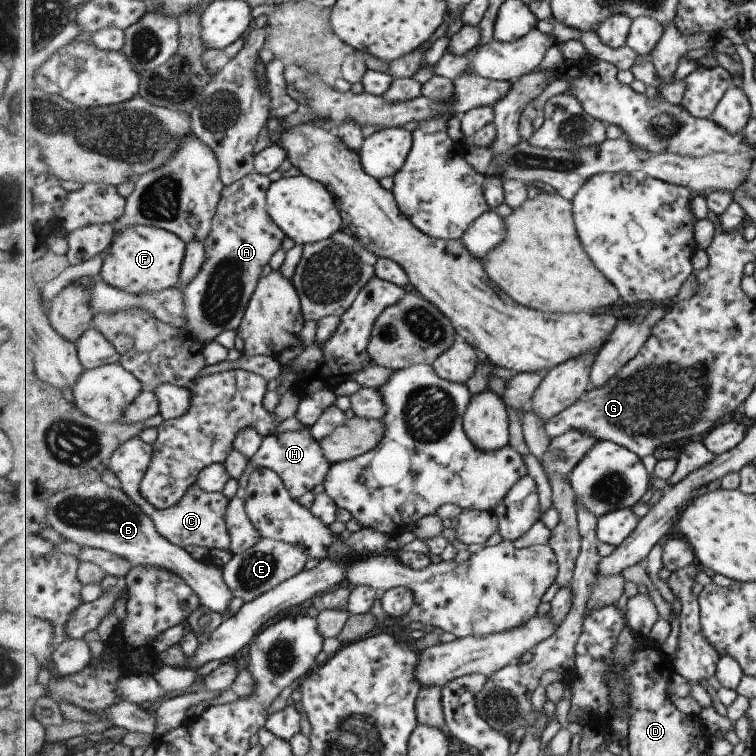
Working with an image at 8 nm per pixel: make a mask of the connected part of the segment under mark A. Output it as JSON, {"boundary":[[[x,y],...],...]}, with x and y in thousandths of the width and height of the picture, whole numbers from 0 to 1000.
{"boundary":[[[335,228],[296,247],[279,310],[269,320],[272,340],[267,358],[246,380],[239,380],[238,373],[231,378],[245,385],[249,433],[269,455],[284,450],[298,437],[317,434],[348,354],[381,313],[353,278],[358,242],[353,233]]]}

